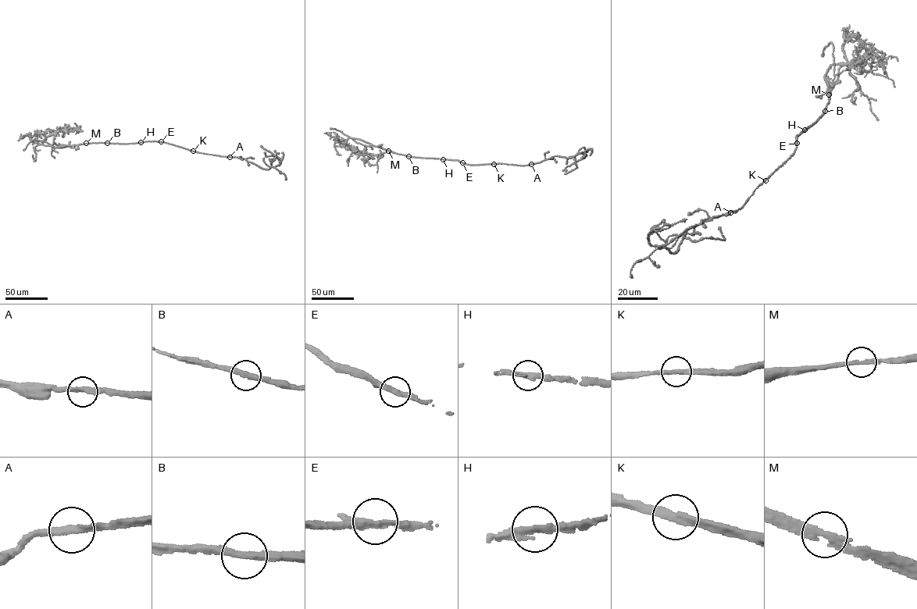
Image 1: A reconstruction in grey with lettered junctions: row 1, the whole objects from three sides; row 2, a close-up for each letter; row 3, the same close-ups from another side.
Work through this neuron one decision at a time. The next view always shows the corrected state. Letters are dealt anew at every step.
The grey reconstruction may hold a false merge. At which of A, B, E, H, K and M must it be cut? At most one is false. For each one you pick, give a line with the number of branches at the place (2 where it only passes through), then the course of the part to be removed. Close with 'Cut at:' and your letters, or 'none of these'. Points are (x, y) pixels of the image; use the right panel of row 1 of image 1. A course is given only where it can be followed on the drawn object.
Cut at: none of these

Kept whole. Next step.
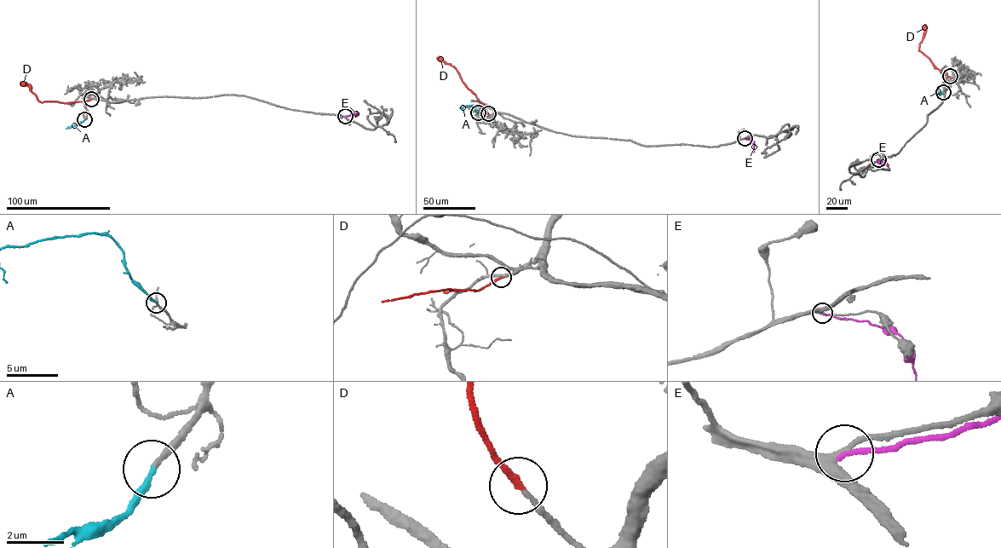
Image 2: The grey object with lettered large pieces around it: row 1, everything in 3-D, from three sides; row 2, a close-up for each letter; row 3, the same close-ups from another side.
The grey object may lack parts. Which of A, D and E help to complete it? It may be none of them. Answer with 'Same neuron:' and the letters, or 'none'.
Same neuron: A, D

